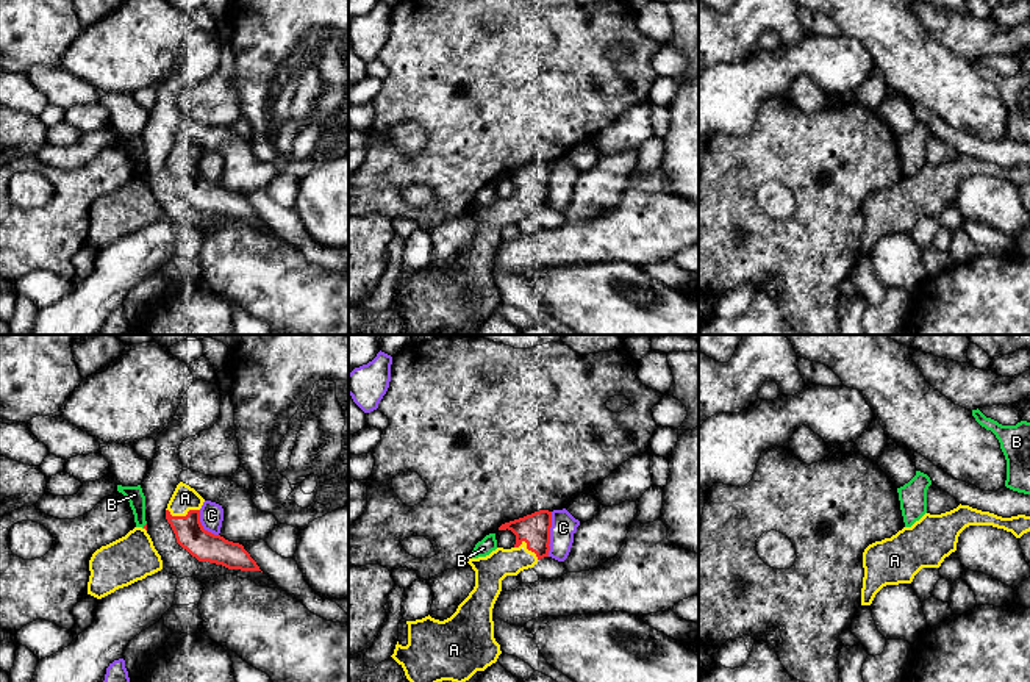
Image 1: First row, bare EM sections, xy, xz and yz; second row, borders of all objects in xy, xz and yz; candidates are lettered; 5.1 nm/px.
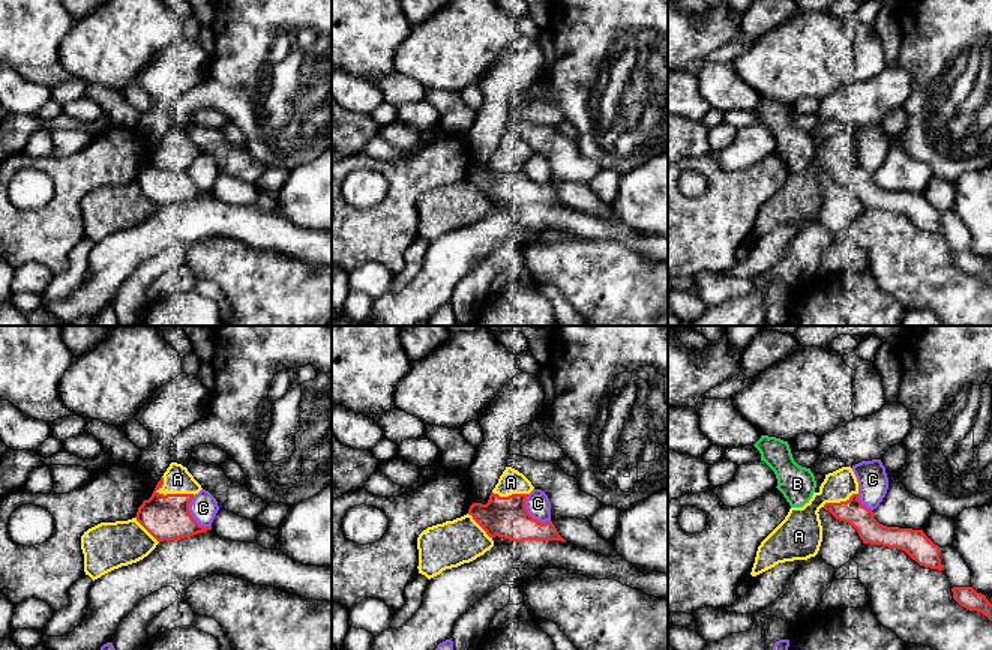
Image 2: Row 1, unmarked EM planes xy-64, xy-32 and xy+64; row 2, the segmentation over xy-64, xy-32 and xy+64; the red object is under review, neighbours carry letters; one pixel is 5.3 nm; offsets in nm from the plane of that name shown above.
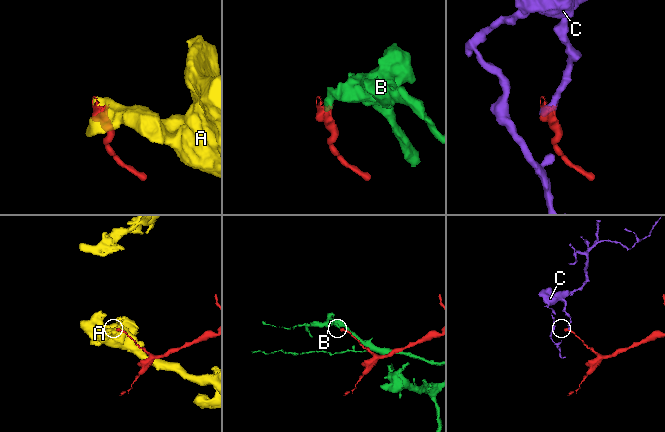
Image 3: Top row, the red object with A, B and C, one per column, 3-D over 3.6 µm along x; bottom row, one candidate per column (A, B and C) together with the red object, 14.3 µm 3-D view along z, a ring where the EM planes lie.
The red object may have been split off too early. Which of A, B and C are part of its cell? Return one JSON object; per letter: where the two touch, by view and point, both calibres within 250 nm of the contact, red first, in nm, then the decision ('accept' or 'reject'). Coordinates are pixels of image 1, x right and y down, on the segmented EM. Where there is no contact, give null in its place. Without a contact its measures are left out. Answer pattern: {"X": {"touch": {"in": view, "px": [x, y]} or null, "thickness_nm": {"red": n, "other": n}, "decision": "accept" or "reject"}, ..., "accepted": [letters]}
{"A": {"touch": {"in": "xy", "px": [182, 516]}, "thickness_nm": {"red": 160, "other": 130}, "decision": "reject"}, "B": {"touch": {"in": "xy", "px": [144, 526]}, "thickness_nm": {"red": 20, "other": 90}, "decision": "reject"}, "C": {"touch": {"in": "xz", "px": [549, 534]}, "thickness_nm": {"red": 160, "other": 130}, "decision": "reject"}, "accepted": []}

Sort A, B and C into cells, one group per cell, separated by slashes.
A / B / C

